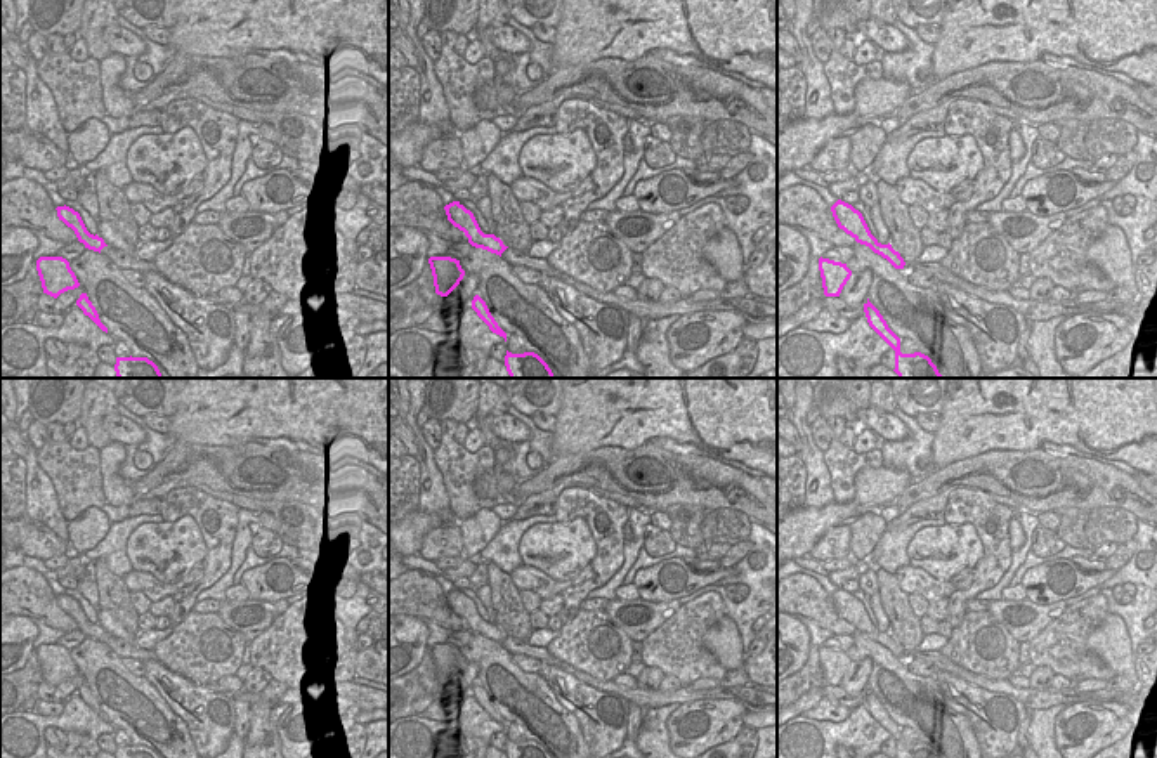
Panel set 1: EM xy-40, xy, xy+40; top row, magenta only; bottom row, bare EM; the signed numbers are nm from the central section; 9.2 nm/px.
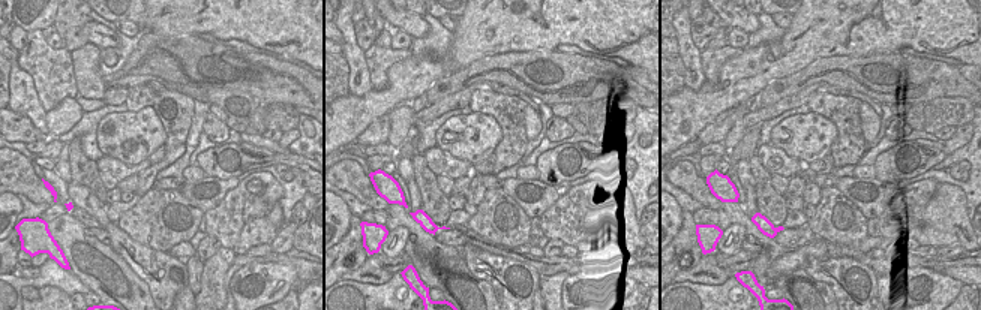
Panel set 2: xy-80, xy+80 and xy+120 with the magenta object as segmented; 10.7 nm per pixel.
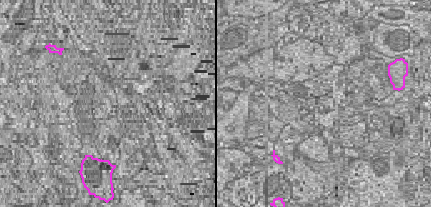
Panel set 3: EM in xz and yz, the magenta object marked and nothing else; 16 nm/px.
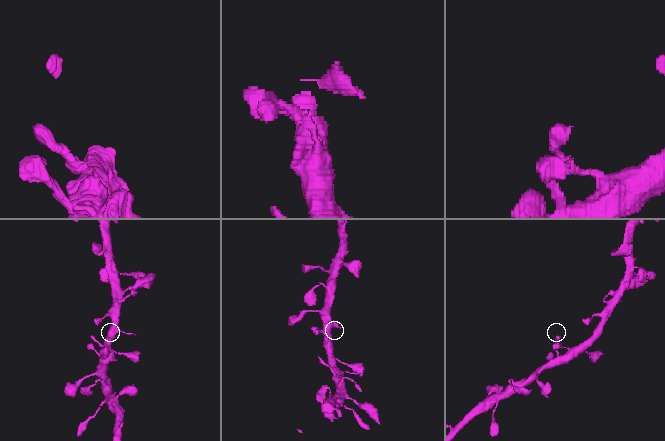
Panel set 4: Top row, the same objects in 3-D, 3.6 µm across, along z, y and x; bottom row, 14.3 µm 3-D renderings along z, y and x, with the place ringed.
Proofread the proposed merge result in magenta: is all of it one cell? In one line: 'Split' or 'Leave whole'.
Leave whole

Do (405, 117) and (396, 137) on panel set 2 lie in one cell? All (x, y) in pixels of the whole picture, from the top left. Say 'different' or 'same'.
same

